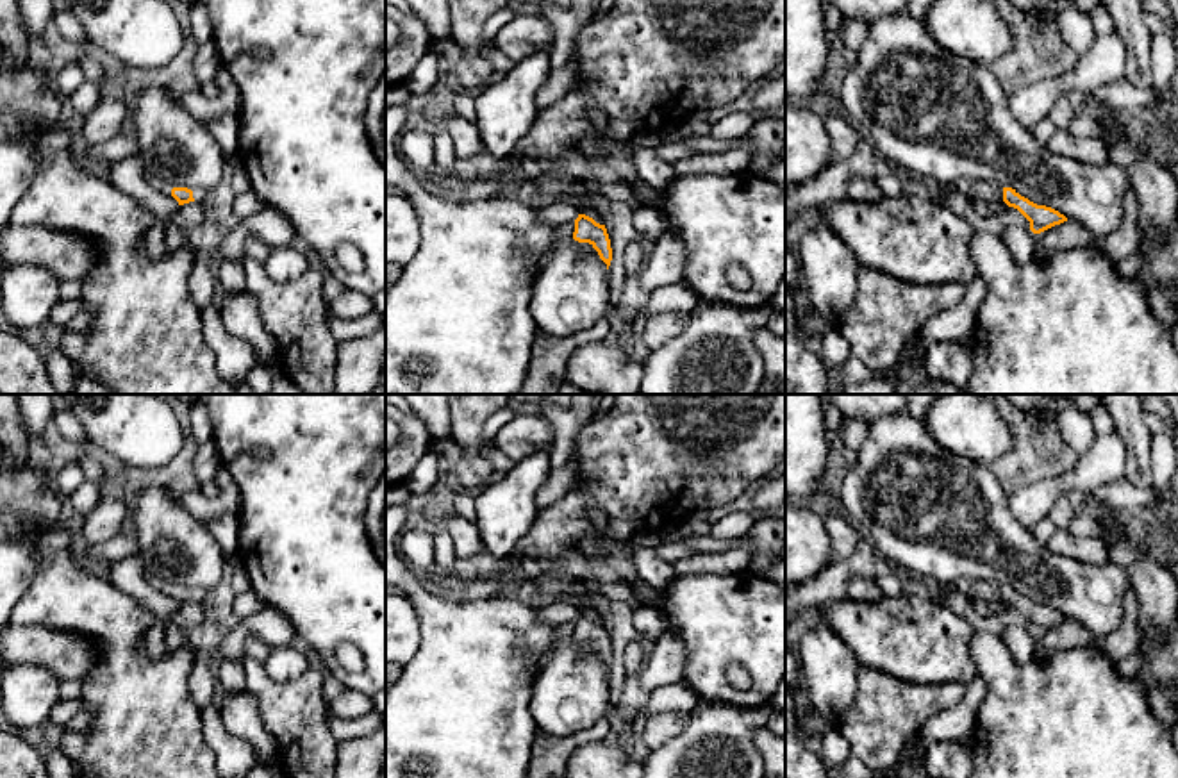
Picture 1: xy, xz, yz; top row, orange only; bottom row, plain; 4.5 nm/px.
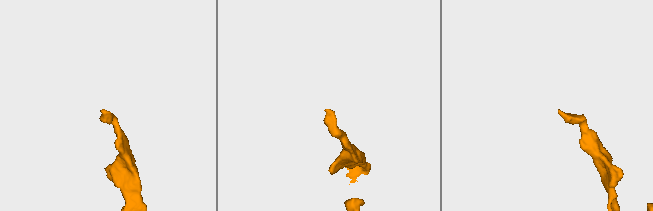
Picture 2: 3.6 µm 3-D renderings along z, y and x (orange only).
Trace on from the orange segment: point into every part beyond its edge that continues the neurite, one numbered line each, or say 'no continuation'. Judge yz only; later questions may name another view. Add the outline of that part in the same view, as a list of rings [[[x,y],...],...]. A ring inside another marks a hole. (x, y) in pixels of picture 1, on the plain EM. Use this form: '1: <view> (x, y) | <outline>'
no continuation

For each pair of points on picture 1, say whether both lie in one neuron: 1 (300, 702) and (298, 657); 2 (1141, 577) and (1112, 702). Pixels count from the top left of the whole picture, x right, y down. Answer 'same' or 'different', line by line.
1: different
2: different

